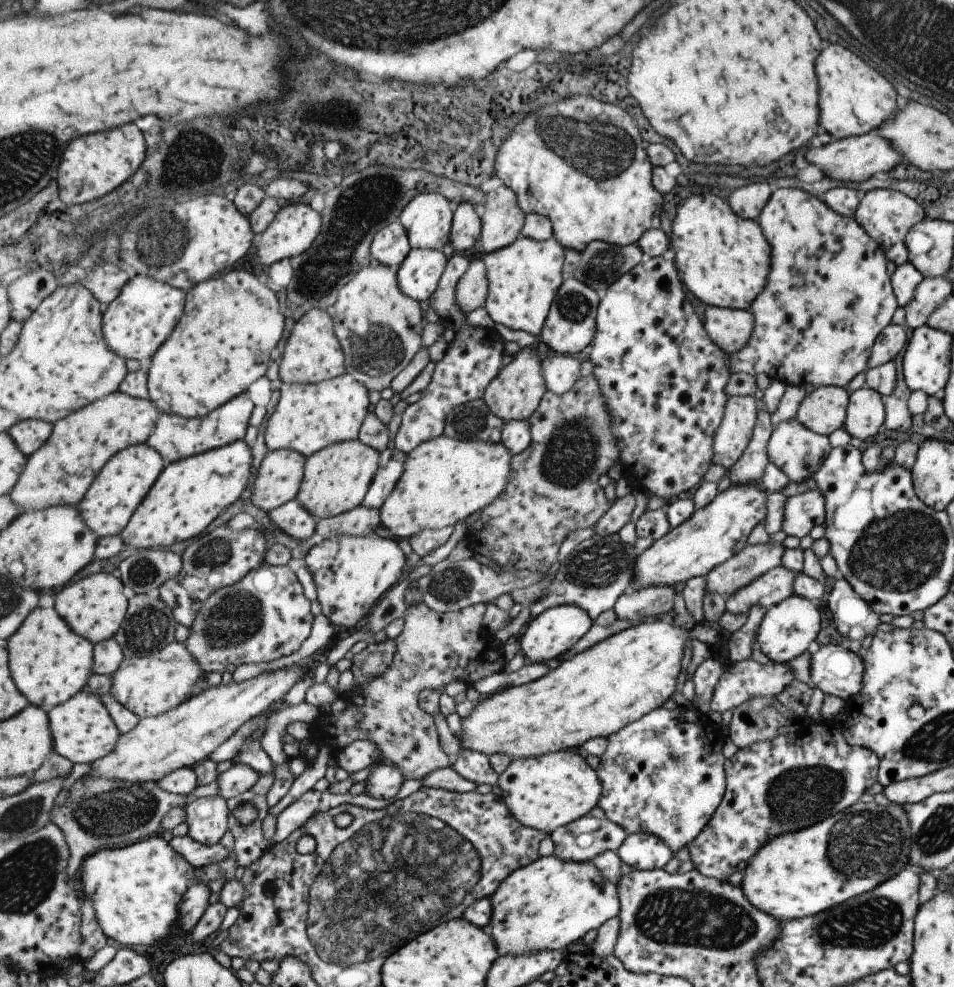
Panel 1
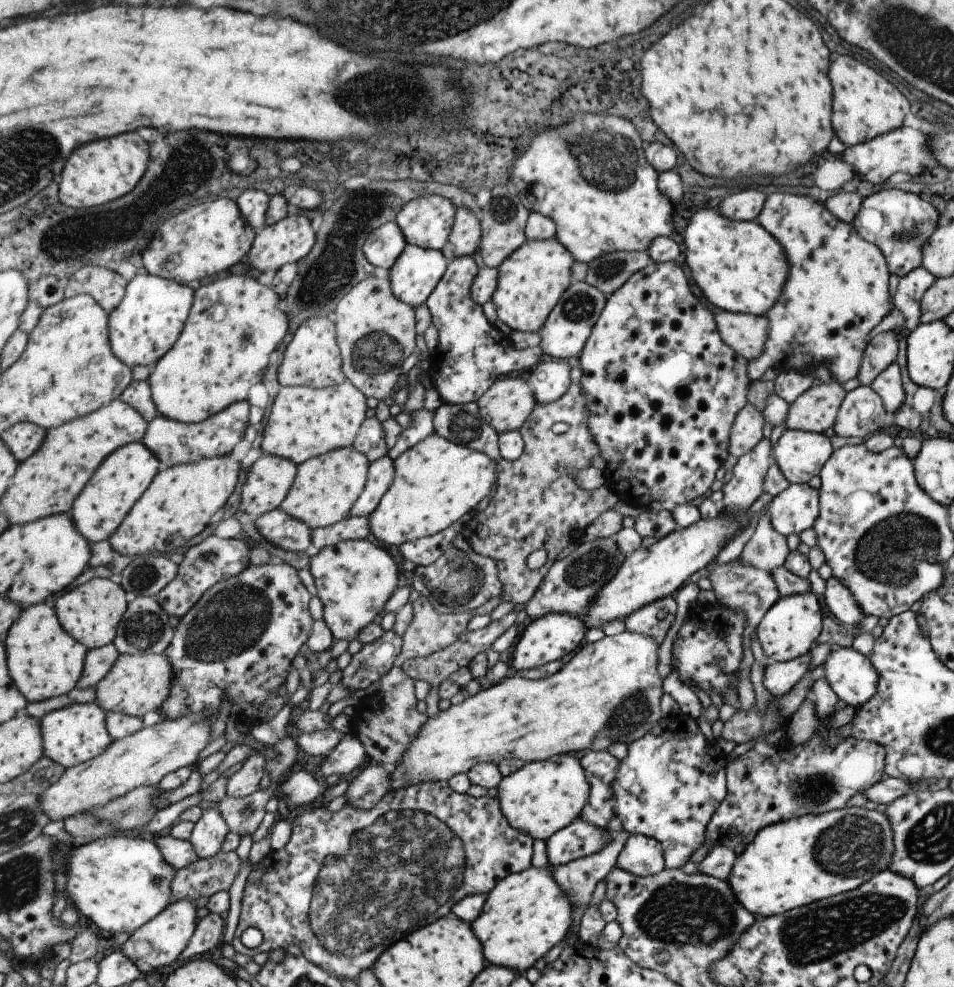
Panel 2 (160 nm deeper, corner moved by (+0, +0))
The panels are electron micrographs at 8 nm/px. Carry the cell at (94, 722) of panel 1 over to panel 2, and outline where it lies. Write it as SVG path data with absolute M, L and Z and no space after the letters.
M75 703L46 714L40 721L44 735L44 754L65 769L87 763L103 754L114 741L108 731L108 715L97 704Z

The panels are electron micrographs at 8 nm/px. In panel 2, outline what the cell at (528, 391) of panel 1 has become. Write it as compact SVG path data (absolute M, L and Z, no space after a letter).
M521 374L517 379L497 382L478 400L481 416L501 435L519 431L536 410L538 400L527 380Z

